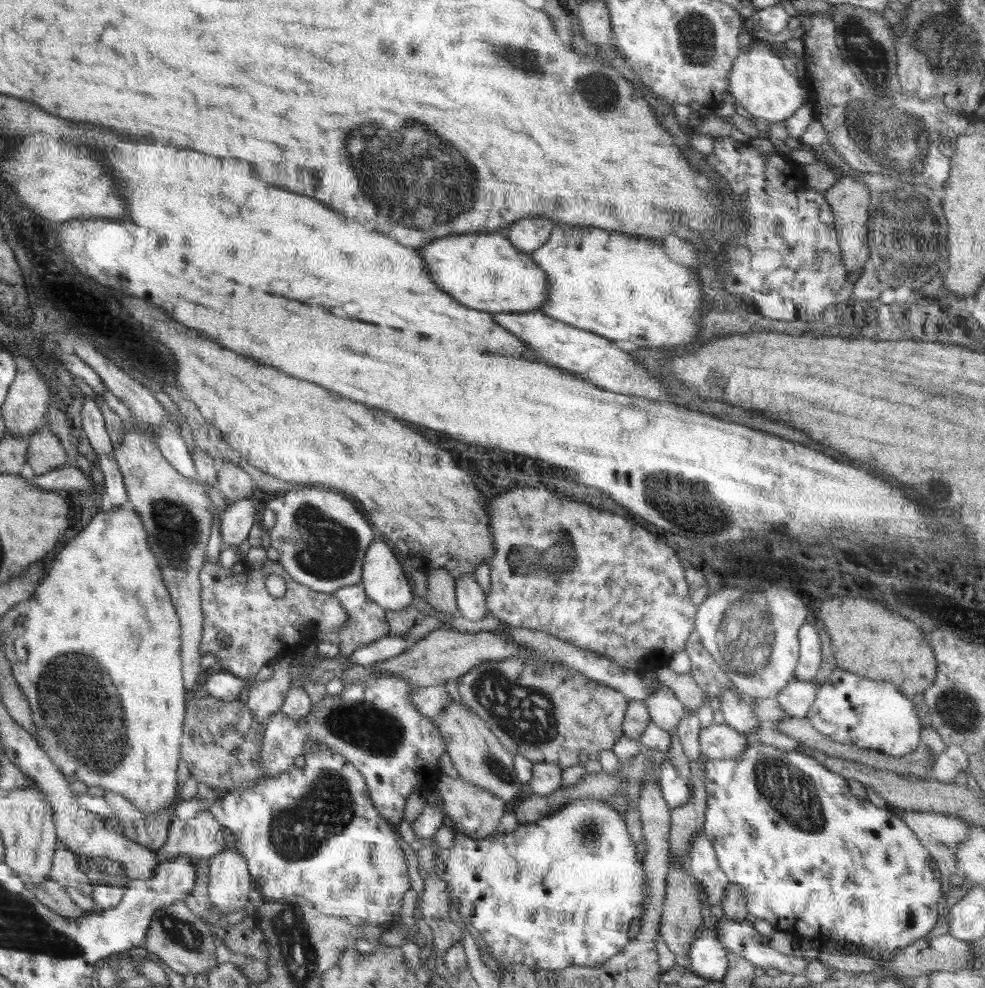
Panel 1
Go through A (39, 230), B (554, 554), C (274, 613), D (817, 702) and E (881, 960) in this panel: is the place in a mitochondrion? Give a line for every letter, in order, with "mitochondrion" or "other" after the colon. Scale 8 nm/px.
A: other
B: mitochondrion
C: other
D: other
E: other

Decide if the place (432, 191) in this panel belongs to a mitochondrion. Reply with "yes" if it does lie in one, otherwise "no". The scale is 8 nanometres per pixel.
yes

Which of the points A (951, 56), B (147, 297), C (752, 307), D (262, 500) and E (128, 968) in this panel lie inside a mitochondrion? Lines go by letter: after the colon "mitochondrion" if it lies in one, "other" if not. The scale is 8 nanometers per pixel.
A: mitochondrion
B: other
C: other
D: other
E: mitochondrion

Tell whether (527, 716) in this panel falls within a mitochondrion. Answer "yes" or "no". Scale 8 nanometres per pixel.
yes

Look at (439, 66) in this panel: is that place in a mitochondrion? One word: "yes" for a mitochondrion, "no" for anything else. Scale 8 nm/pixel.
no

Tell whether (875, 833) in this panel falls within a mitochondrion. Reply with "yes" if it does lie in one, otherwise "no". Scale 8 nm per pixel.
no

